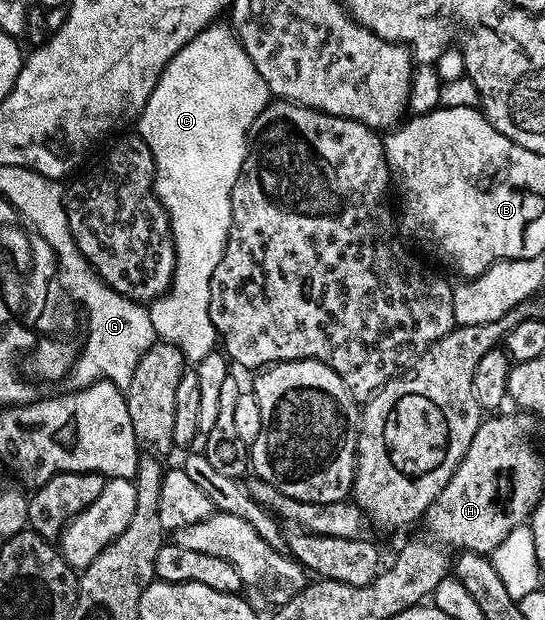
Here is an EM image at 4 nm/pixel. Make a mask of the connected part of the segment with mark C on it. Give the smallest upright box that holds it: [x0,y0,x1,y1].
[136,23,271,363]

